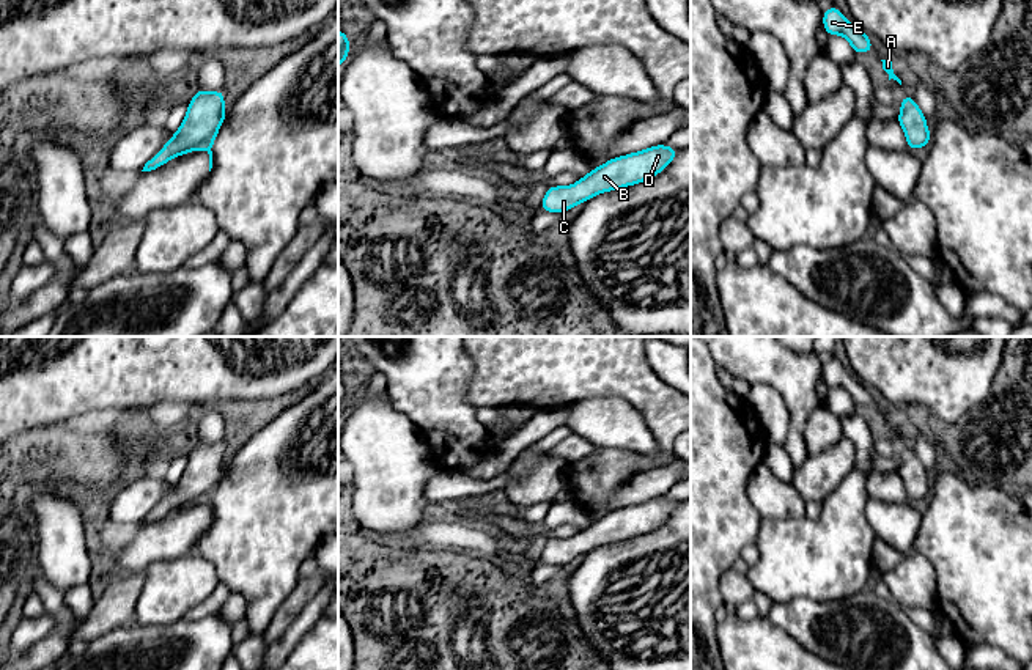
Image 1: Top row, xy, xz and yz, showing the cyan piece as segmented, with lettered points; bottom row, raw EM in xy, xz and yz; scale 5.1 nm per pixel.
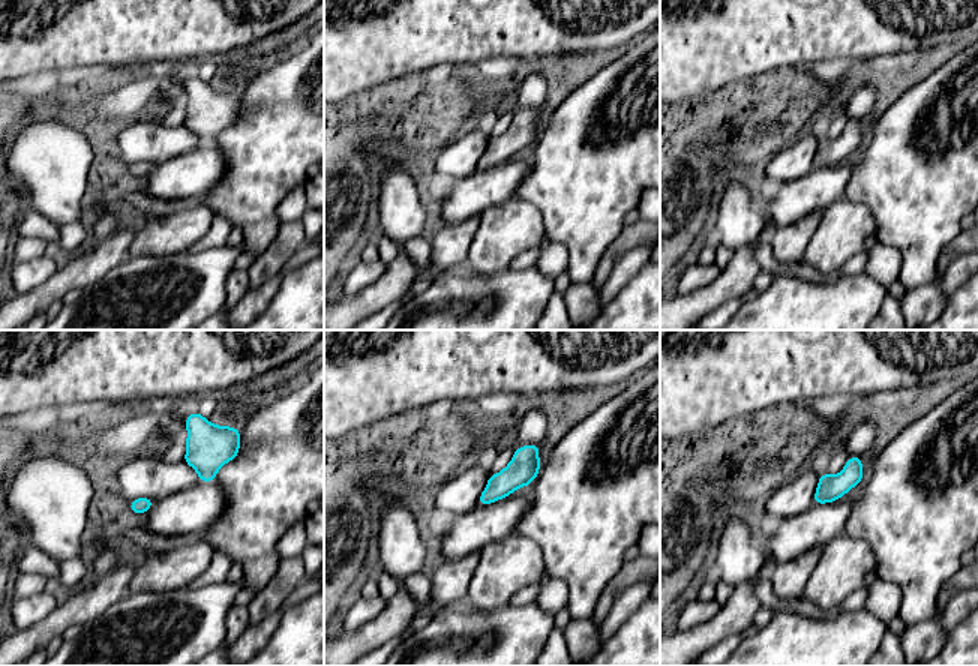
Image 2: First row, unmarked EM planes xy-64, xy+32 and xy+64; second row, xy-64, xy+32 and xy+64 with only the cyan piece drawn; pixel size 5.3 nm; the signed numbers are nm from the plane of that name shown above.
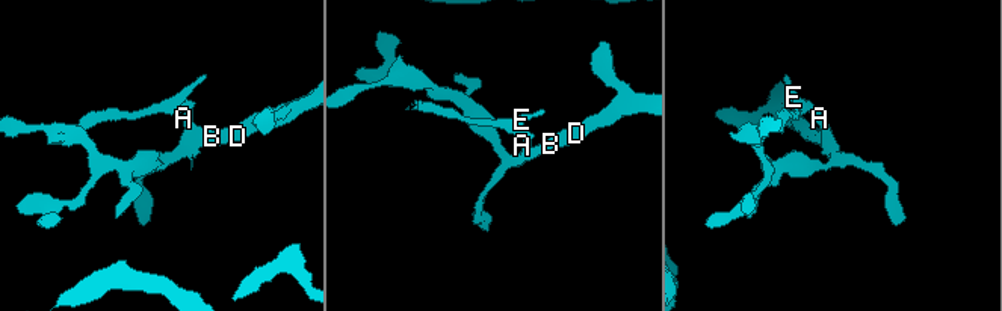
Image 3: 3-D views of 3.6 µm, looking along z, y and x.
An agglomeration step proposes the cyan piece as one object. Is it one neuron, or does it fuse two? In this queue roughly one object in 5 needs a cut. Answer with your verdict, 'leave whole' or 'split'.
leave whole

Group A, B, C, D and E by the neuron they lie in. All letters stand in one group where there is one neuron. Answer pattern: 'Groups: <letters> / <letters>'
Groups: A B C D E

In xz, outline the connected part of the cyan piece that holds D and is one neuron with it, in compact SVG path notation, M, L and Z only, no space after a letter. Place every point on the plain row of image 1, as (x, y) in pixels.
M662 495L639 505L614 510L601 519L592 521L587 528L577 532L573 538L549 538L541 552L540 563L562 566L603 544L640 536L664 524L678 506L680 502Z

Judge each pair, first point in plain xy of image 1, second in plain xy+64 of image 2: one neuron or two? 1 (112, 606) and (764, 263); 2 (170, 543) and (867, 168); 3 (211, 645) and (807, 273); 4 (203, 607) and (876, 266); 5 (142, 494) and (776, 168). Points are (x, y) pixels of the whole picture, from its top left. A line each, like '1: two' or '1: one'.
1: two
2: two
3: two
4: two
5: one

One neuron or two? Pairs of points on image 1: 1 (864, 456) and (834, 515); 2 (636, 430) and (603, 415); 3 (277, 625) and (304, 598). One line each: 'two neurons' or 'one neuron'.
1: two neurons
2: one neuron
3: one neuron

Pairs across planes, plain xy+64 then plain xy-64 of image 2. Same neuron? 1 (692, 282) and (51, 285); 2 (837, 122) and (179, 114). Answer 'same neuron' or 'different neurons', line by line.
1: different neurons
2: same neuron

